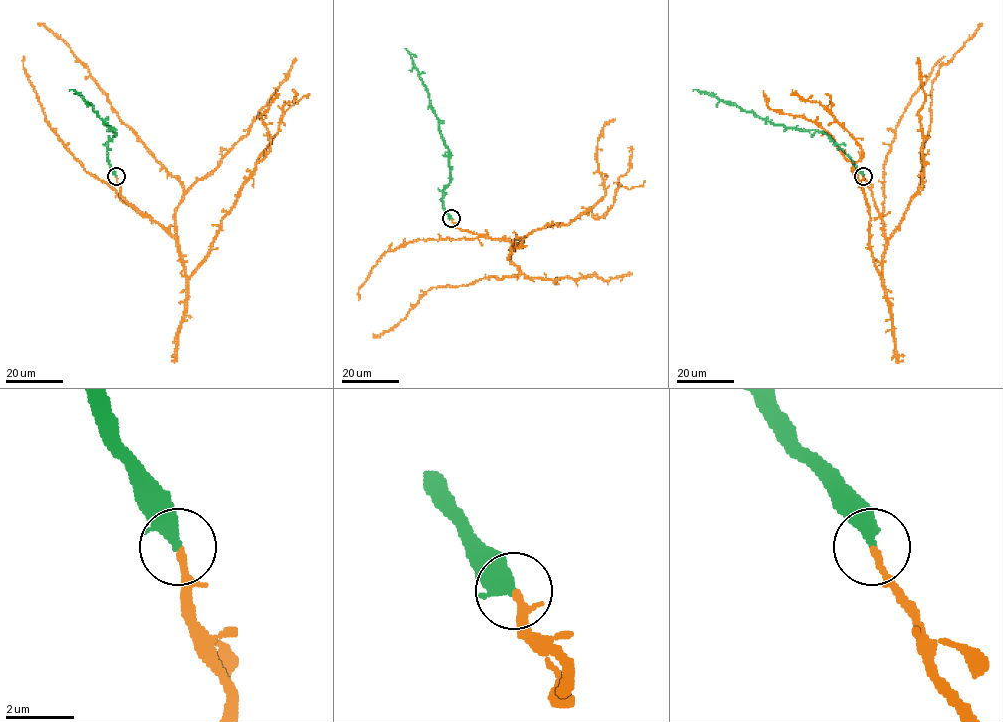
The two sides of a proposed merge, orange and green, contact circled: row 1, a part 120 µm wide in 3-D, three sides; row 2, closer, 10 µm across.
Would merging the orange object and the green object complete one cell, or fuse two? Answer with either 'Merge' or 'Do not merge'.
Merge

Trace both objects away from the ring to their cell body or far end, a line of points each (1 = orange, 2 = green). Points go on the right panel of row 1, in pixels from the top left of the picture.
1: (863, 176), (883, 223), (882, 277), (869, 244), (869, 207), (854, 164), (815, 123), (770, 108), (764, 90)
2: (863, 176), (854, 162), (825, 133), (765, 121), (704, 92), (692, 90)

